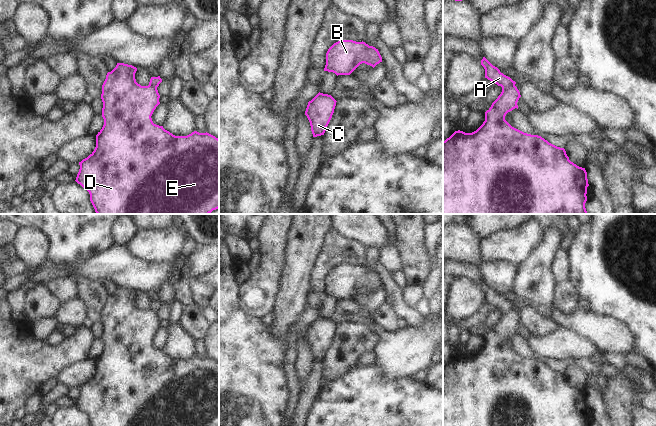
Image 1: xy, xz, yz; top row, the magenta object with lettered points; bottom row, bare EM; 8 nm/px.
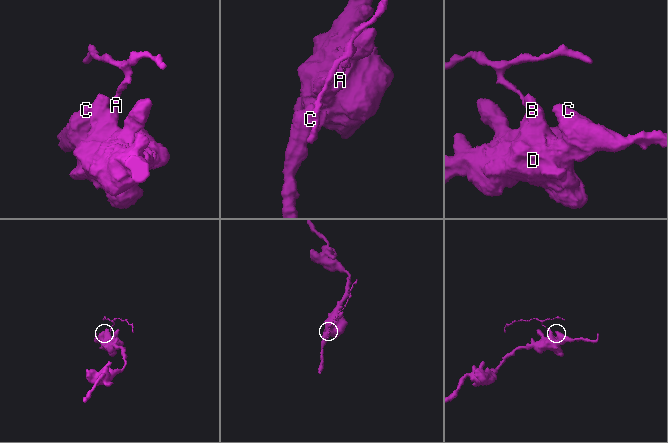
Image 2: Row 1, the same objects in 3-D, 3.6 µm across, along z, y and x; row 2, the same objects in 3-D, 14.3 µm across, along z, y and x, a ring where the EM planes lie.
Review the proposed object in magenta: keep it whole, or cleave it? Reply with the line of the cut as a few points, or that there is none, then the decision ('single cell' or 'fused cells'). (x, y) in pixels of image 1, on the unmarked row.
yz (514, 309), (502, 312) | fused cells

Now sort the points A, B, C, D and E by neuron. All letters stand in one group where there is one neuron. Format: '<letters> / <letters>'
A / B C D E

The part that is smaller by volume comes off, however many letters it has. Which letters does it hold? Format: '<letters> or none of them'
A

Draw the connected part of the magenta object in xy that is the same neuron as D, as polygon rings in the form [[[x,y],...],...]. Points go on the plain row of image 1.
[[[117,287],[116,291],[107,297],[101,318],[104,349],[96,359],[94,375],[79,386],[80,393],[75,405],[89,416],[91,426],[219,426],[219,363],[207,356],[199,357],[197,355],[187,360],[175,360],[165,354],[163,350],[154,348],[151,340],[160,328],[160,319],[157,312],[138,308],[135,303],[136,295],[137,292],[132,289]]]

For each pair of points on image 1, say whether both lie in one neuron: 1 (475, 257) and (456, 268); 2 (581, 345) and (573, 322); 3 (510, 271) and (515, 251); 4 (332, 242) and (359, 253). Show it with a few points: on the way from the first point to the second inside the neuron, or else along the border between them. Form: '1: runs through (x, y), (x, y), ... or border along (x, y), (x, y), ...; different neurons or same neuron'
1: border along (453, 259), (478, 267); different neurons
2: border along (559, 325), (588, 338), (597, 346); different neurons
3: border along (489, 261), (508, 261), (518, 267); different neurons
4: runs through (339, 249), (352, 252); same neuron

